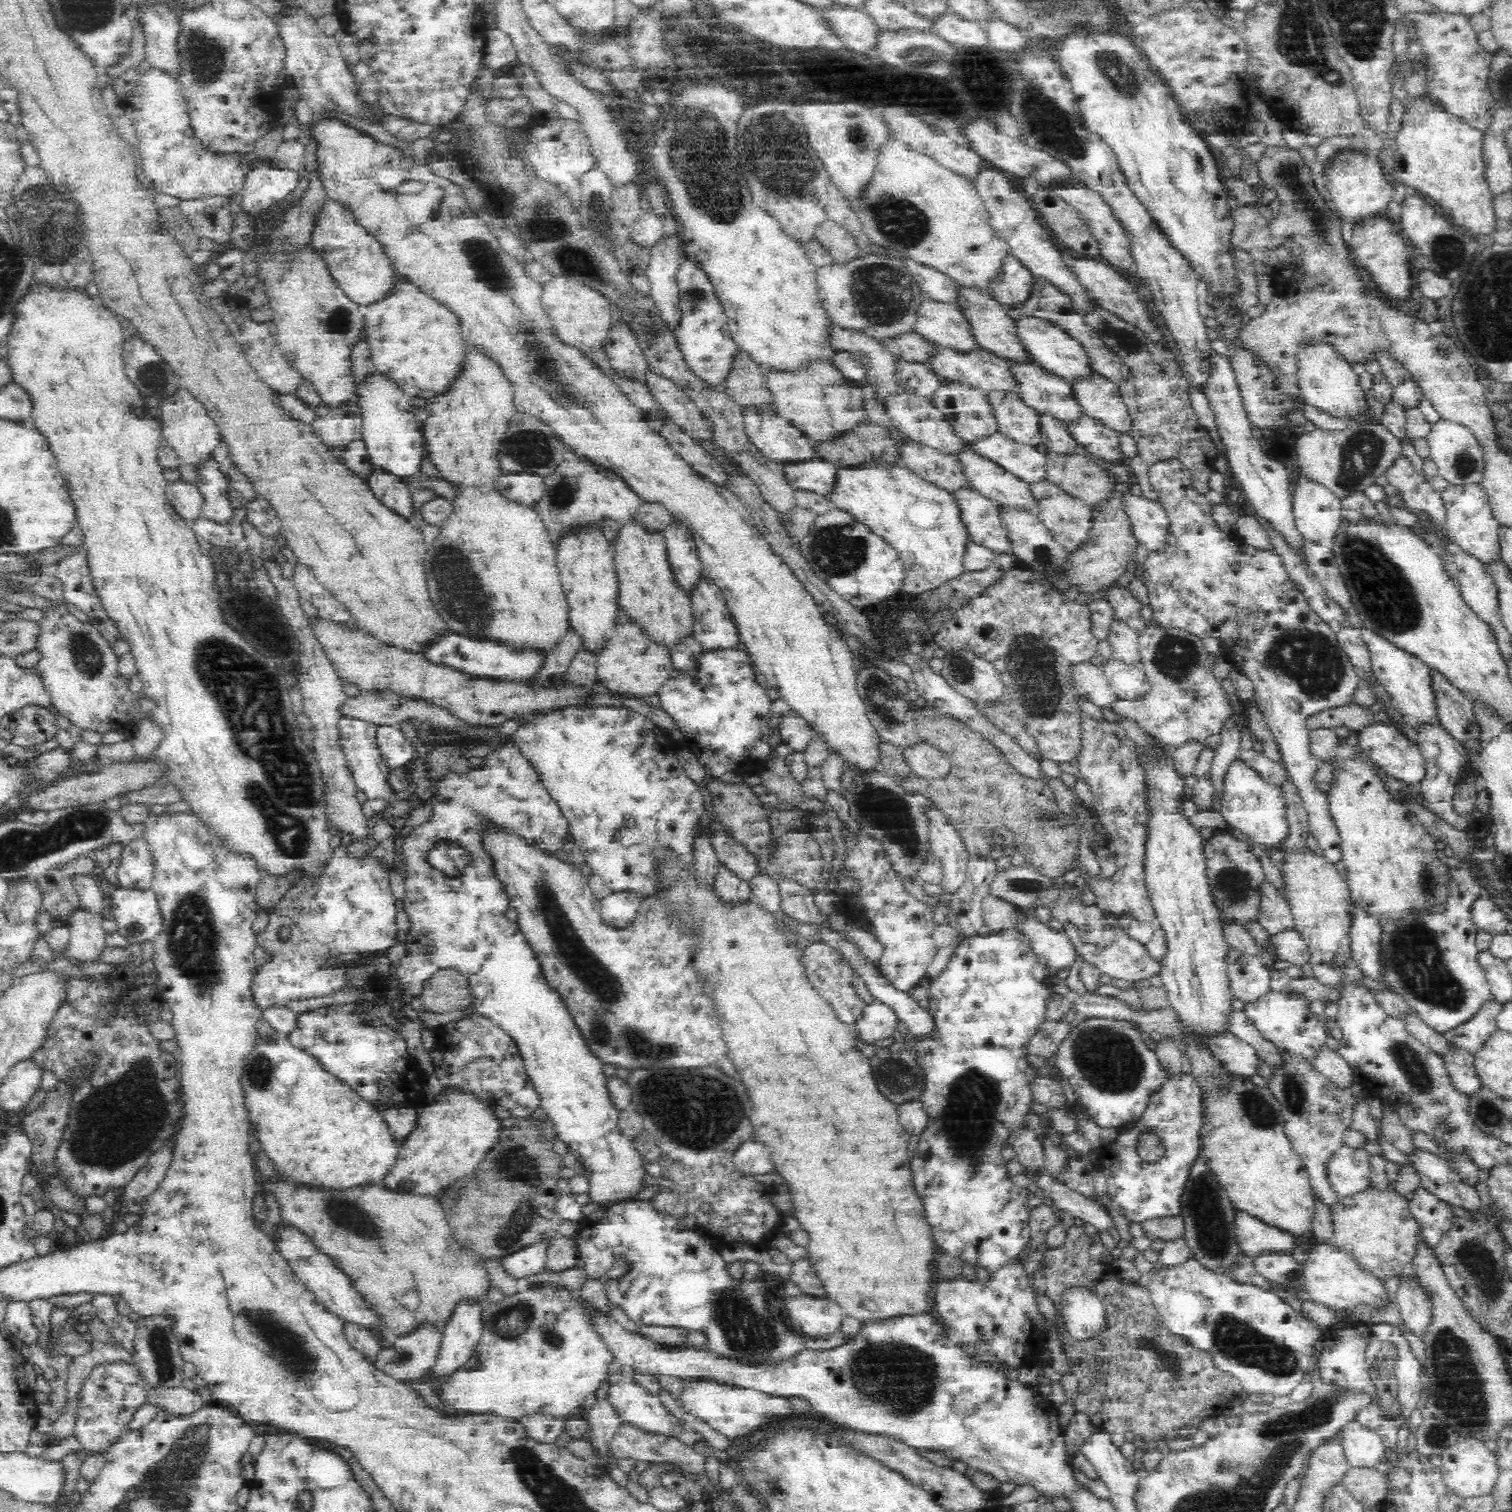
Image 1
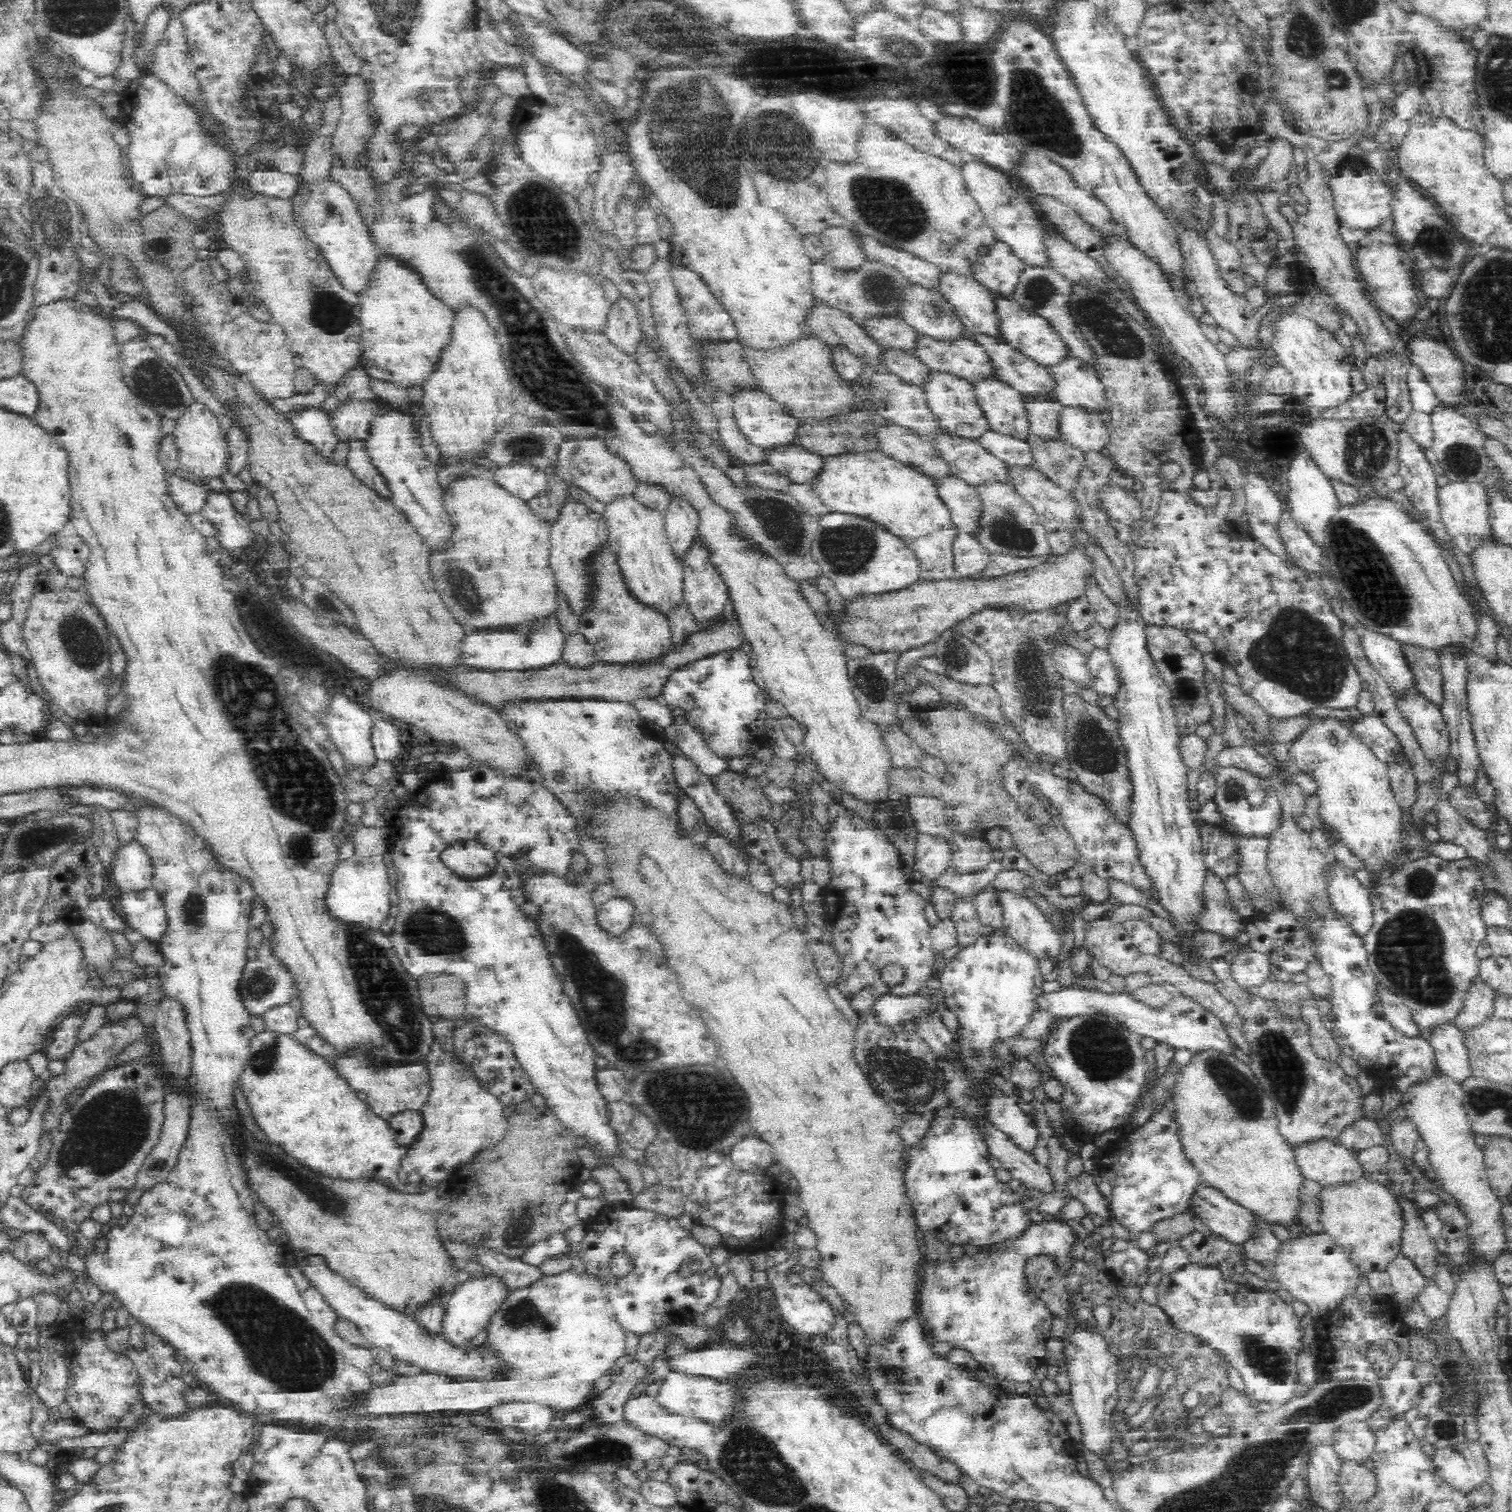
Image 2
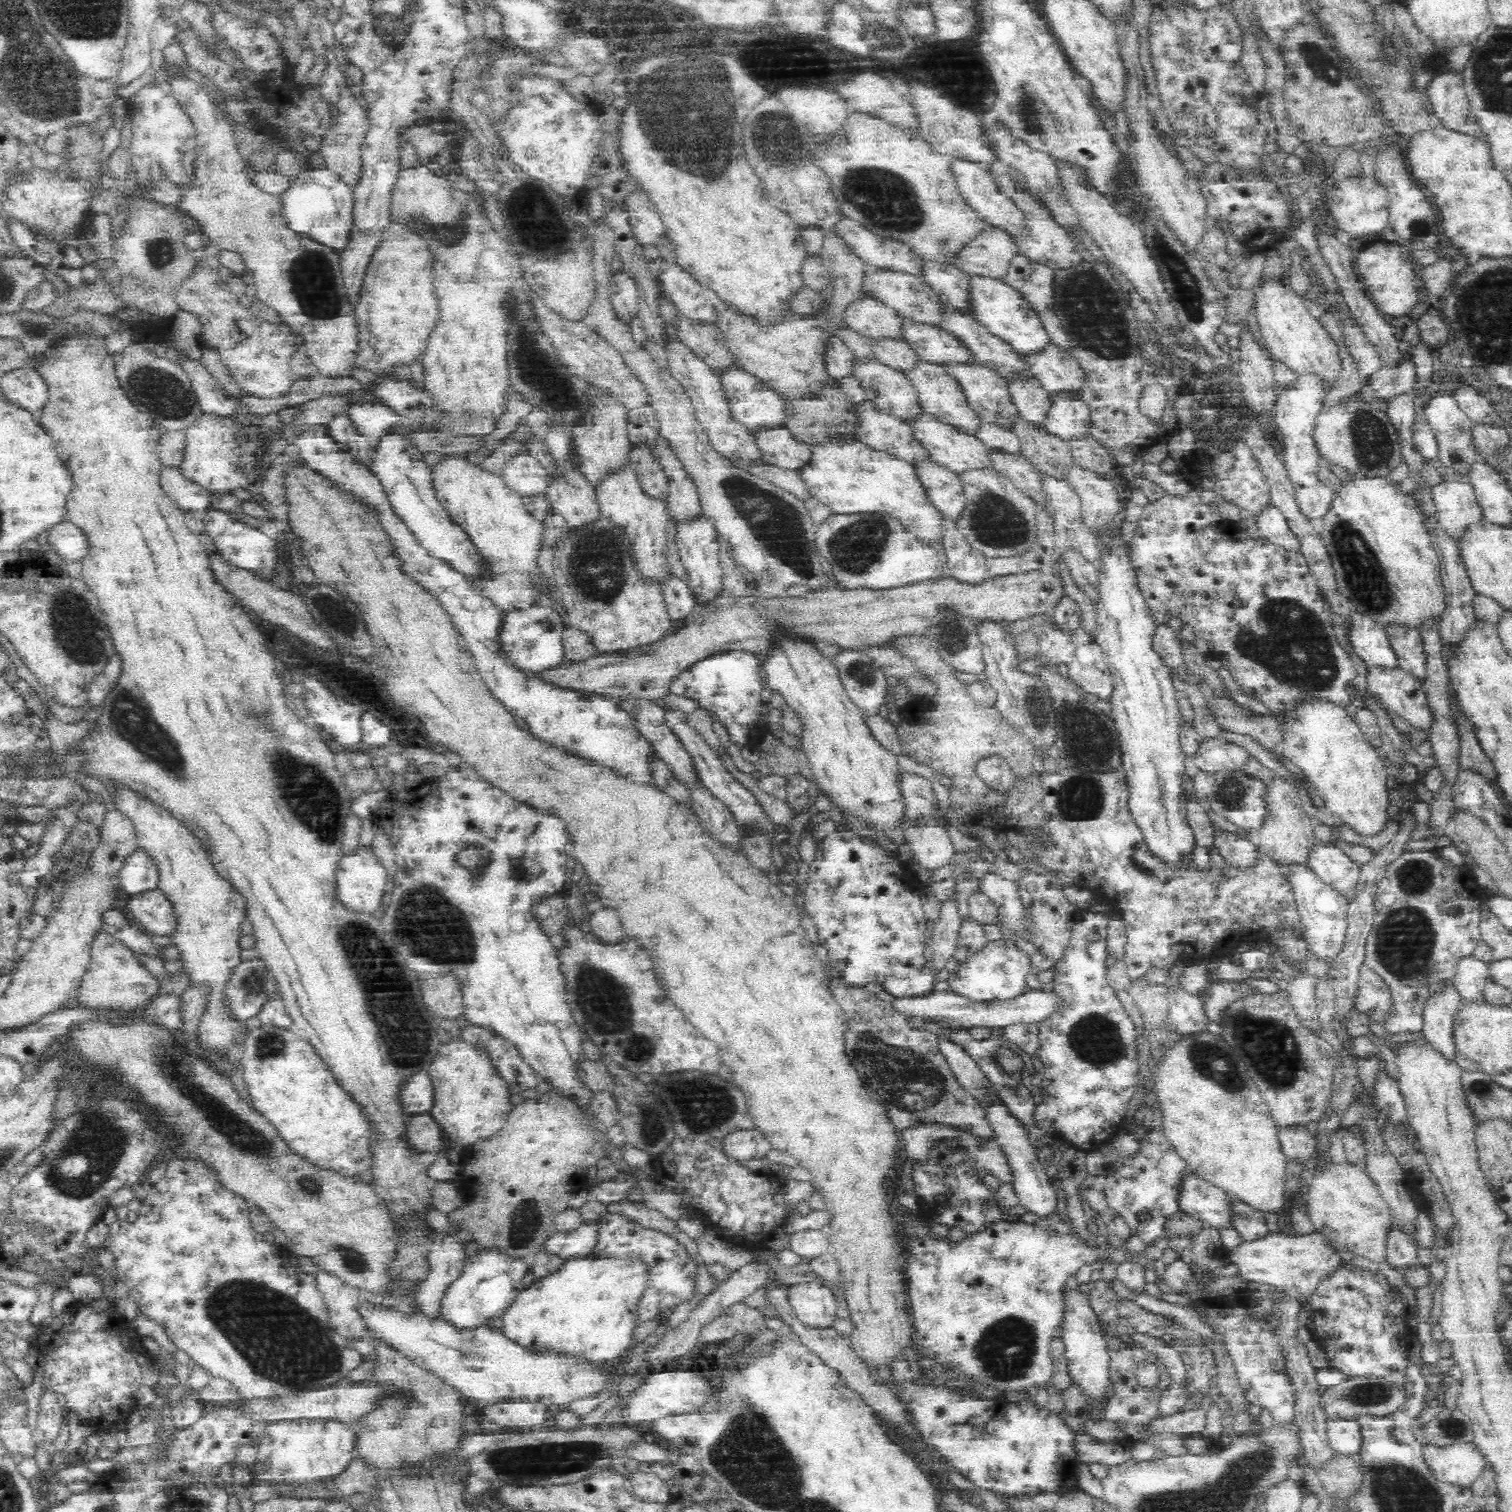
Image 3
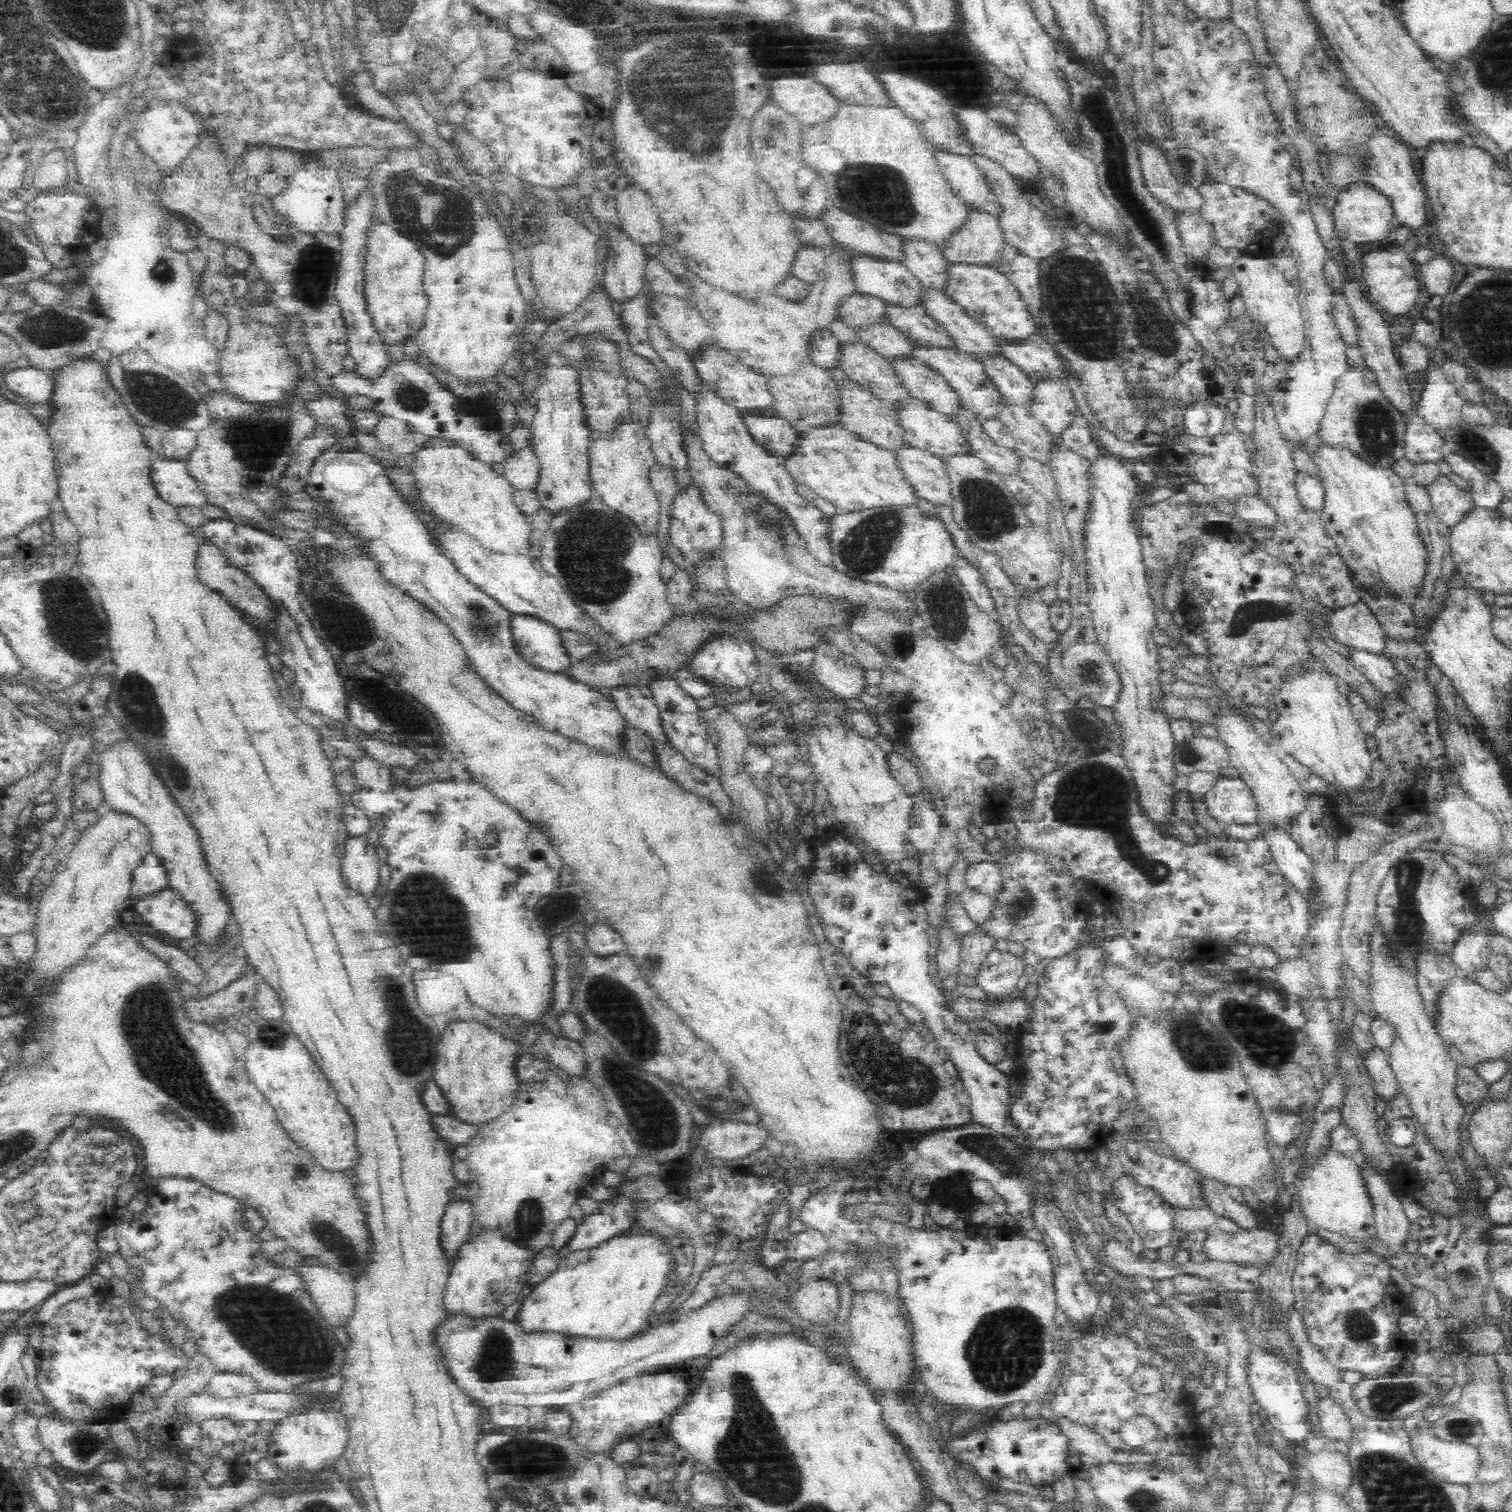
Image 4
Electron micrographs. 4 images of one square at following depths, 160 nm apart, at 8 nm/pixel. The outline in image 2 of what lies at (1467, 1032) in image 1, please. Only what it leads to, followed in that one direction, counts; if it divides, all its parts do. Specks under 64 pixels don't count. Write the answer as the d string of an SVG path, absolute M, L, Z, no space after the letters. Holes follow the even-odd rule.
M1476 975L1464 993L1464 1002L1453 1019L1456 1026L1464 1030L1472 1025L1482 1024L1483 1020L1493 1016L1495 990Z

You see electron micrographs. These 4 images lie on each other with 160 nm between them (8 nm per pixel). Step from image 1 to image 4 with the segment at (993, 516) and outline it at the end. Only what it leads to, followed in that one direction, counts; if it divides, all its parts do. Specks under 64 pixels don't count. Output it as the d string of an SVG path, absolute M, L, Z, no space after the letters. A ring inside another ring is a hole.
M906 442L893 450L900 463L906 482L913 487L918 500L951 505L947 475L943 474L944 462L932 452L912 447Z

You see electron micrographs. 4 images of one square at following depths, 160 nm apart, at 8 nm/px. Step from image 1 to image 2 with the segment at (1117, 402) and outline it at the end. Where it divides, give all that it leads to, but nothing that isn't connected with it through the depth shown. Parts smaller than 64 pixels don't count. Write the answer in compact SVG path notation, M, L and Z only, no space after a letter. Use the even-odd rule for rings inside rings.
M1066 354L1059 363L1045 366L1054 381L1054 400L1062 406L1082 406L1091 412L1104 410L1104 387L1082 359Z

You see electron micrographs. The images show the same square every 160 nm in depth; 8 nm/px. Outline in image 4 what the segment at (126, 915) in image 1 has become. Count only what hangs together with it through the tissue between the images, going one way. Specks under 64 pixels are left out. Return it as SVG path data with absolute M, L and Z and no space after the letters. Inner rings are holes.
M171 889L160 890L133 900L129 908L129 916L138 925L152 932L156 940L163 943L192 945L199 930L198 913L180 894Z

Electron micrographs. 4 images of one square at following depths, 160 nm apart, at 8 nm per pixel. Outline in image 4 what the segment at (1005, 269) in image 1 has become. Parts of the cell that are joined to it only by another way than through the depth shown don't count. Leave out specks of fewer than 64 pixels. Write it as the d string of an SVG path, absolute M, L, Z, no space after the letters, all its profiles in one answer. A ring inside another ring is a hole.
M973 208L967 212L963 224L941 242L940 249L943 257L950 263L980 263L980 265L993 266L996 253L1004 243L1005 239L1001 233L997 215Z

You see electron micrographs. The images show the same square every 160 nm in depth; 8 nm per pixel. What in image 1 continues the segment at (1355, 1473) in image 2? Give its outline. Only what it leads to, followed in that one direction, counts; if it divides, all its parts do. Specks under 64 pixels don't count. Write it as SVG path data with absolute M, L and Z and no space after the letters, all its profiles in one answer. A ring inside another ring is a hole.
M1348 1467L1343 1484L1350 1495L1366 1508L1379 1508L1388 1492L1385 1476L1375 1467Z

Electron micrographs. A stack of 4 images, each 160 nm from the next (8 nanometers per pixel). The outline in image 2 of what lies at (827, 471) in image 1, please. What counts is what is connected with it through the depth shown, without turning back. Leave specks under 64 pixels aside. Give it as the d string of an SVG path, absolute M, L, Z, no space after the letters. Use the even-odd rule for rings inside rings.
M798 443L762 450L766 462L794 483L809 484L822 466L822 457L805 450Z

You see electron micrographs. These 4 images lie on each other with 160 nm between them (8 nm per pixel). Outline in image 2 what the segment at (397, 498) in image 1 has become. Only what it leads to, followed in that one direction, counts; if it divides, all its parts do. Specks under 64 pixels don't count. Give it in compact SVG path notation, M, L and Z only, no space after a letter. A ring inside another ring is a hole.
M349 438L347 442L350 444L350 453L346 468L350 469L352 474L364 483L364 486L375 490L382 498L388 498L390 491L387 489L384 477L371 464L366 441Z

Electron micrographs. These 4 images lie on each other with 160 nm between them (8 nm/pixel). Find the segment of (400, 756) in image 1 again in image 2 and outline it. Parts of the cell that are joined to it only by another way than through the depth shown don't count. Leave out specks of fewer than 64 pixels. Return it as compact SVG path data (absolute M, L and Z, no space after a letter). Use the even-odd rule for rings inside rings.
M385 719L372 722L371 743L377 760L395 762L401 752L399 729Z

